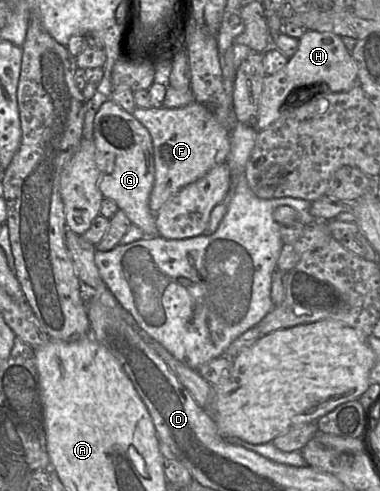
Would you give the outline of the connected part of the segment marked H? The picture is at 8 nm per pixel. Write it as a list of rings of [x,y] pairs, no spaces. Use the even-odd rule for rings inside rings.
[[[305,31],[299,39],[297,51],[285,67],[275,74],[266,75],[259,99],[256,128],[262,131],[280,117],[280,109],[290,99],[291,92],[304,91],[312,85],[317,86],[317,91],[341,92],[357,84],[357,67],[342,37],[329,32]]]

